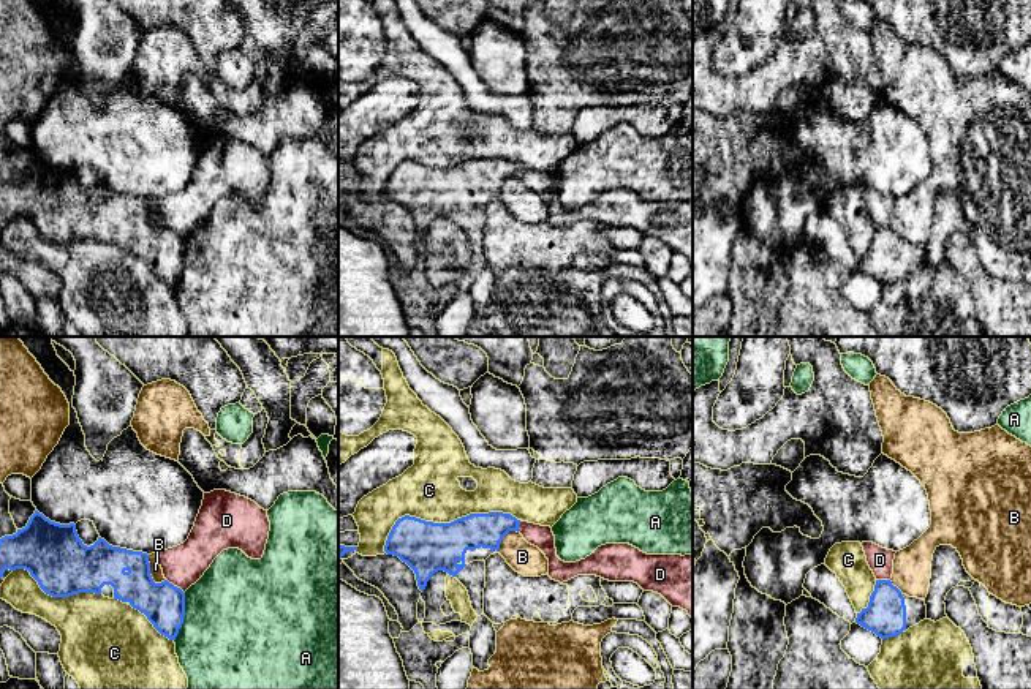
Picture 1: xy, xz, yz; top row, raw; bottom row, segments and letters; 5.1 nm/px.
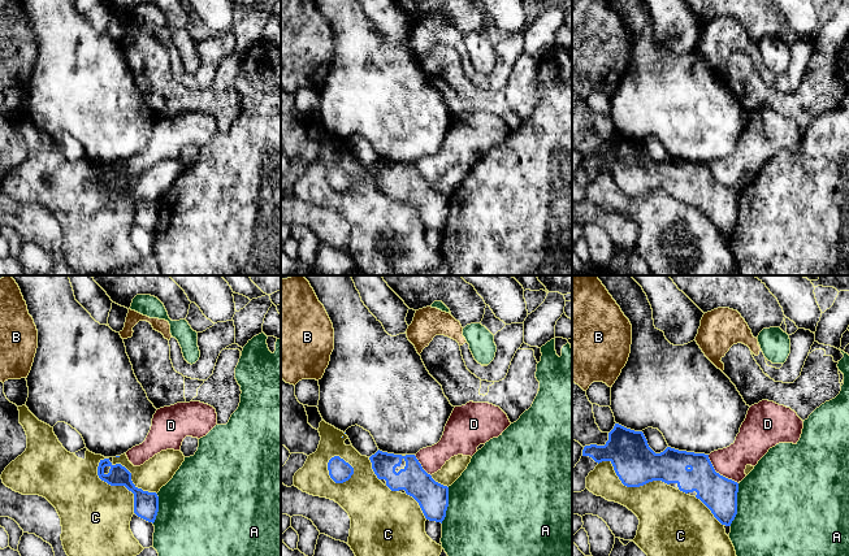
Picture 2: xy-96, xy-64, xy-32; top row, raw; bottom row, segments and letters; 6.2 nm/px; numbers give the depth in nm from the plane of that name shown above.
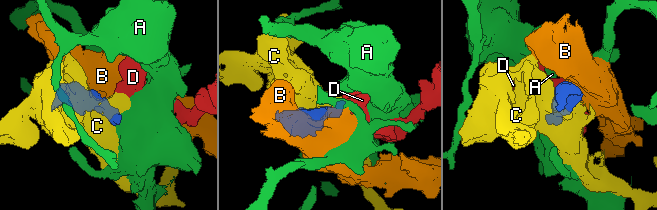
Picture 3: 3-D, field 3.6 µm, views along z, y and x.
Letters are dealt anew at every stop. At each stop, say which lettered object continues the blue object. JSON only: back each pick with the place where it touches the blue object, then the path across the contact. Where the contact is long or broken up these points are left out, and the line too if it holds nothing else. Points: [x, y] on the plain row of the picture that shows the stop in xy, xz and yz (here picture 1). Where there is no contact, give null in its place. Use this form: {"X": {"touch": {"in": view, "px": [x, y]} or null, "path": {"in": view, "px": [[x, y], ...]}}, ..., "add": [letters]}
{"add": []}

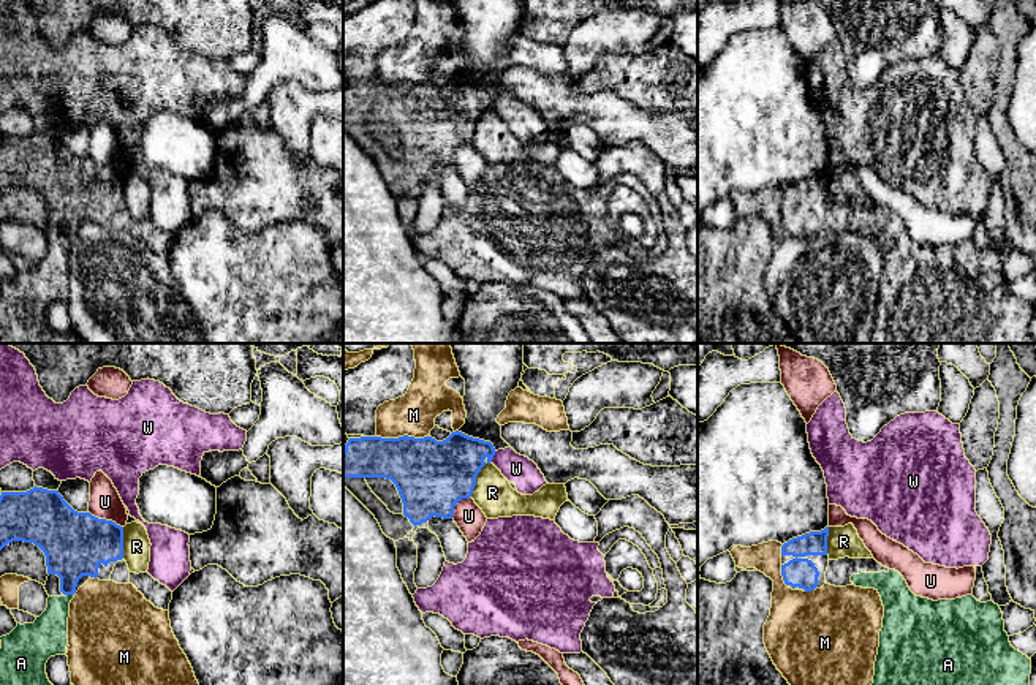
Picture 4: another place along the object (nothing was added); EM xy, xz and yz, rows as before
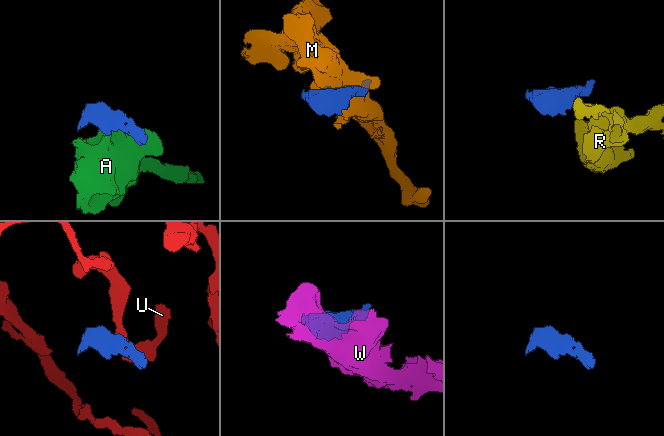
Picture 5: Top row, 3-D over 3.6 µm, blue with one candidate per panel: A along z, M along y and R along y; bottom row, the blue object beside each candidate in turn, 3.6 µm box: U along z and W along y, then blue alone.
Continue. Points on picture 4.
{"A": {"touch": {"in": "xy", "px": [70, 239]}, "path": {"in": "xy", "px": [[75, 190], [70, 201], [70, 239], [59, 252], [48, 282]]}}, "add": ["A"]}

